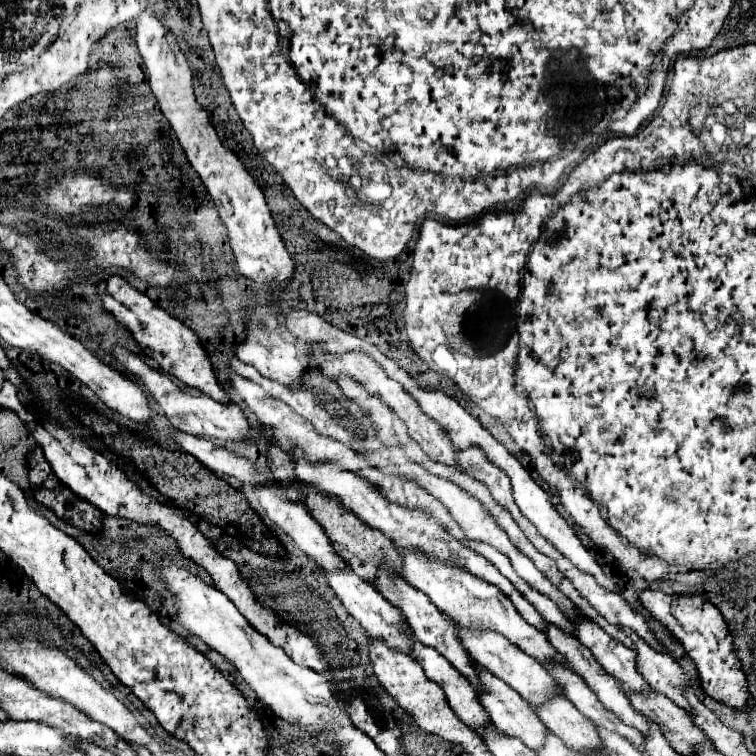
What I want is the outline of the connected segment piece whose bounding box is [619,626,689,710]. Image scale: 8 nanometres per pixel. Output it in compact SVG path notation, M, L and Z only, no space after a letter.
M621 628L633 642L635 642L635 652L637 652L637 672L649 682L649 686L655 692L665 694L669 700L673 700L677 706L689 710L687 700L683 698L681 690L689 686L689 678L683 674L679 664L663 654L653 650L649 644L645 644L641 638L631 634L631 628Z

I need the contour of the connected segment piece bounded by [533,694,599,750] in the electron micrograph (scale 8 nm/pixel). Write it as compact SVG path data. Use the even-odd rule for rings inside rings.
M555 694L555 698L549 698L541 706L533 706L539 720L567 746L575 750L599 750L599 738L595 738L595 726L579 714L563 694Z

